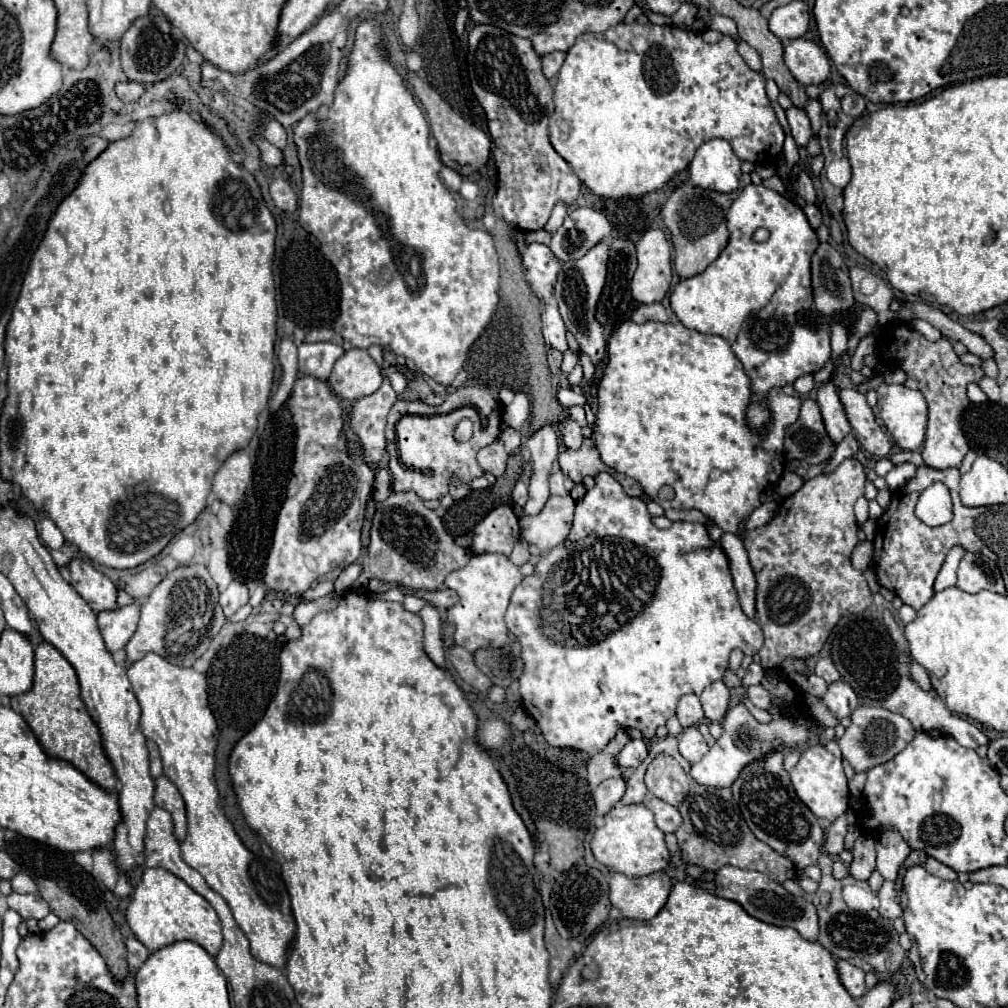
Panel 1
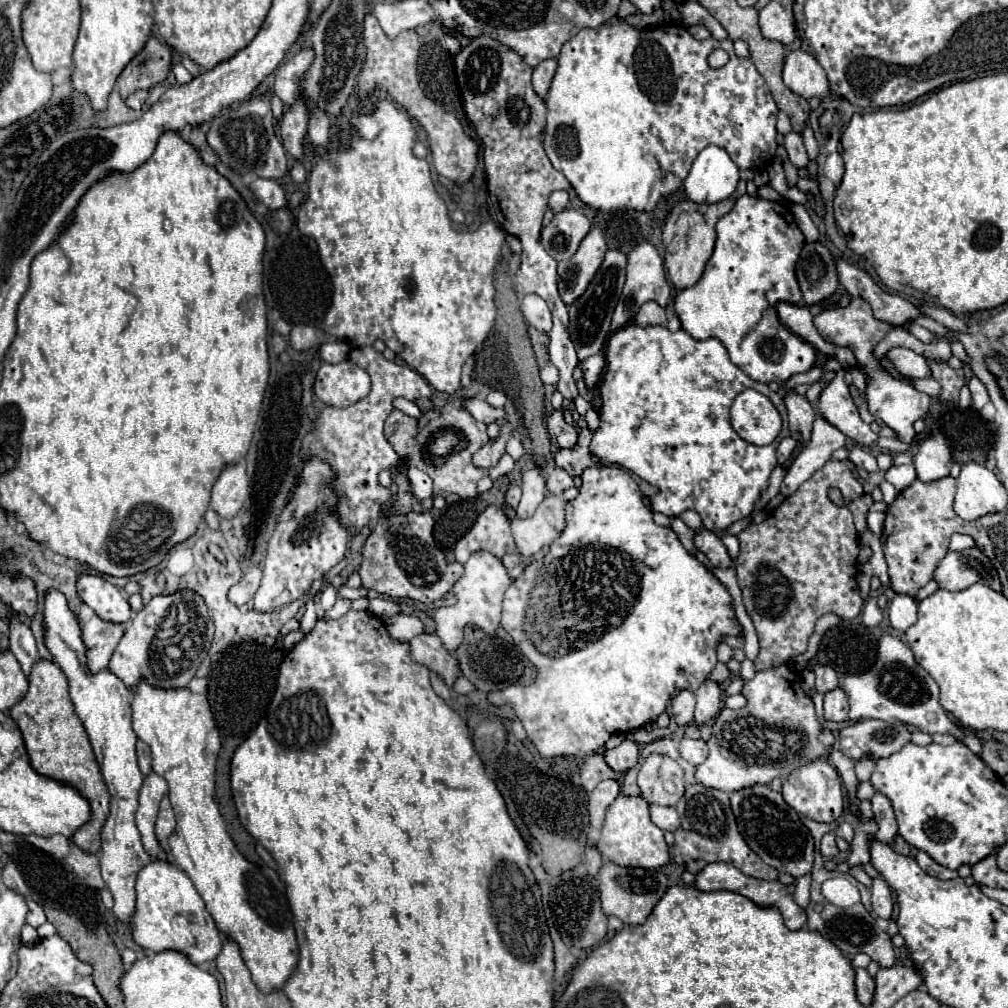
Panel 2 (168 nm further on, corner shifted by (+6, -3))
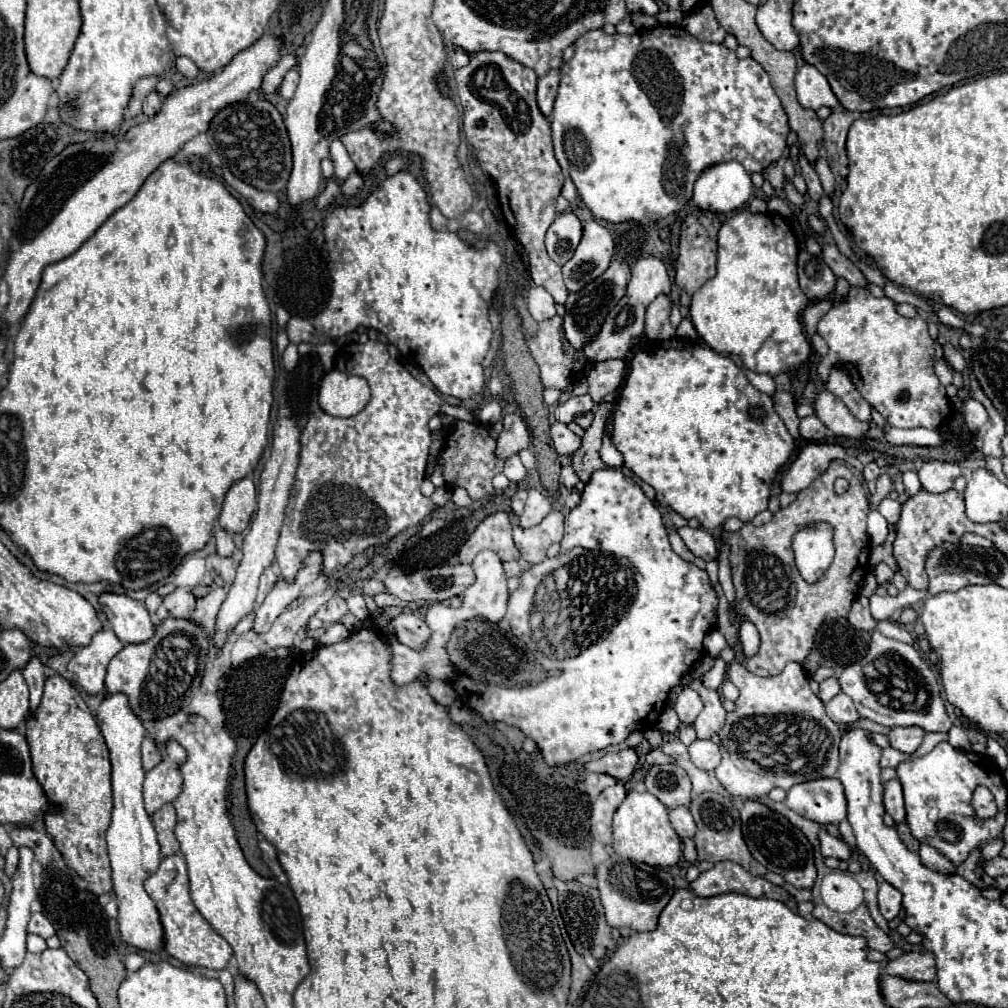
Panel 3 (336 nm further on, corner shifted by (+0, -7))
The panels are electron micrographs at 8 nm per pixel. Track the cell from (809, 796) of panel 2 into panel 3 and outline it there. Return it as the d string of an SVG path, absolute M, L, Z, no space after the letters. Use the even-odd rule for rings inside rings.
M821 778L793 786L785 804L817 824L839 824L847 816L847 800L837 778Z

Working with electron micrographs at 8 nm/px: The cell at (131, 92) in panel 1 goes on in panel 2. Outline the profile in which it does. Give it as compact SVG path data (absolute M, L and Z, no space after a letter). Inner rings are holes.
M137 90L137 92L133 92L131 96L127 96L125 104L127 104L129 108L133 108L133 110L141 110L141 106L143 106L145 100L147 100L147 90Z

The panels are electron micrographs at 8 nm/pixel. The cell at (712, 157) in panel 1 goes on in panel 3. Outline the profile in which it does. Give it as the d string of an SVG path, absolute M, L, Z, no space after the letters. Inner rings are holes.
M731 160L707 168L695 182L693 202L701 210L715 214L729 214L741 210L749 196L753 194L753 184L745 168Z

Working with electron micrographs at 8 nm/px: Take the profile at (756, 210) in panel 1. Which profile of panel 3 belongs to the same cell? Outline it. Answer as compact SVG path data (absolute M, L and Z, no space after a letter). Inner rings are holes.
M741 210L723 222L717 242L717 274L693 294L689 306L697 334L717 352L741 354L743 364L759 374L777 376L803 364L811 354L811 344L799 320L807 298L799 290L797 242L787 222L777 214L767 216ZM789 280L795 280L795 320L785 310L785 300L779 290L779 282ZM771 338L775 338L775 346L765 346Z

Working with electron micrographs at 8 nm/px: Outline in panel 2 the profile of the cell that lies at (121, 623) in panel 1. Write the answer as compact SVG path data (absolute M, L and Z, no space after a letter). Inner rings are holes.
M93 616L87 624L81 626L83 630L83 642L87 646L87 662L91 672L105 670L109 666L109 660L121 642L125 634L123 624L101 620L99 616Z

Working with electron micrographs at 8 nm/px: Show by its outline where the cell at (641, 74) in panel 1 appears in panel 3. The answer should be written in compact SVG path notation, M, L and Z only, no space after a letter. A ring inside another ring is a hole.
M657 26L643 34L631 34L631 36L605 34L603 30L585 32L577 40L575 56L569 62L565 62L561 68L561 84L559 84L559 94L557 94L555 108L553 108L551 132L553 132L553 146L555 146L557 160L561 162L561 144L563 144L565 156L567 156L567 172L569 172L581 200L593 212L593 216L597 220L605 220L611 224L629 222L629 220L649 224L649 222L657 222L673 212L679 212L691 200L693 184L695 184L697 176L703 170L707 170L709 166L737 160L739 164L743 164L743 168L749 174L763 172L769 164L773 164L781 158L783 150L785 150L785 140L789 134L789 124L787 124L787 114L785 114L785 110L769 82L767 72L753 58L741 60L735 56L735 52L731 52L723 44L701 42L701 40L693 38L689 32L685 32L681 26Z

